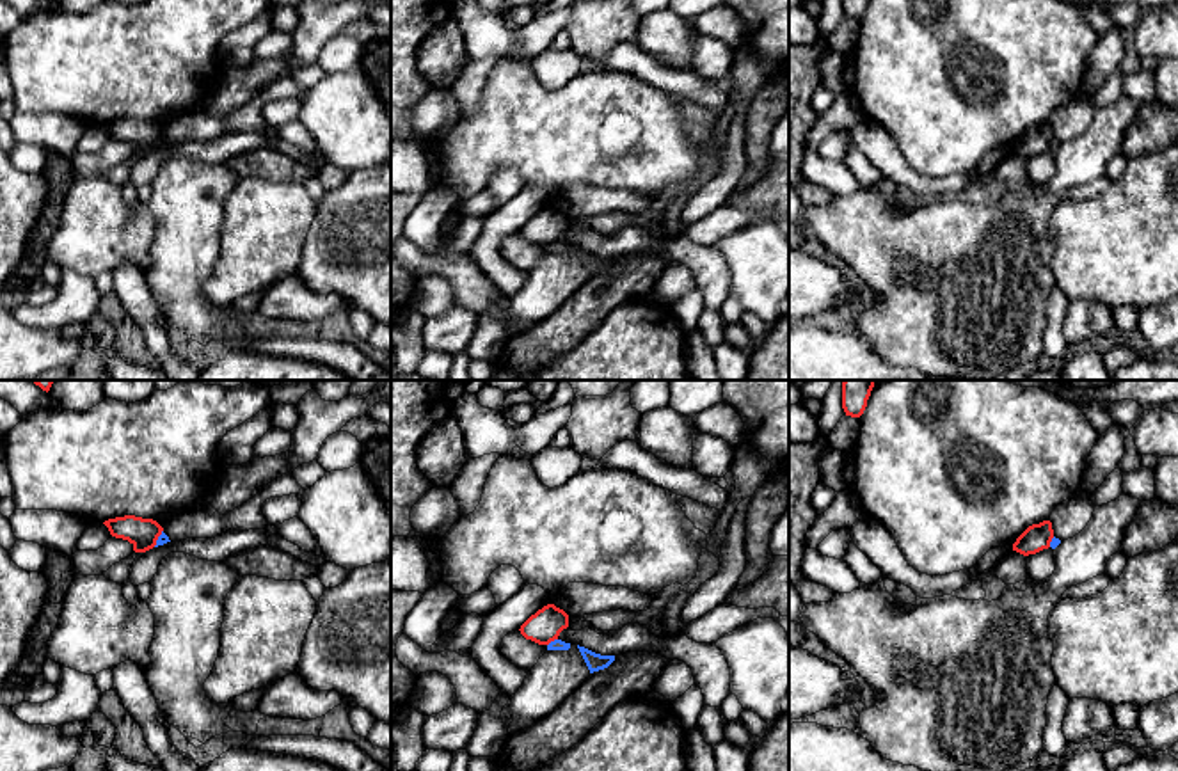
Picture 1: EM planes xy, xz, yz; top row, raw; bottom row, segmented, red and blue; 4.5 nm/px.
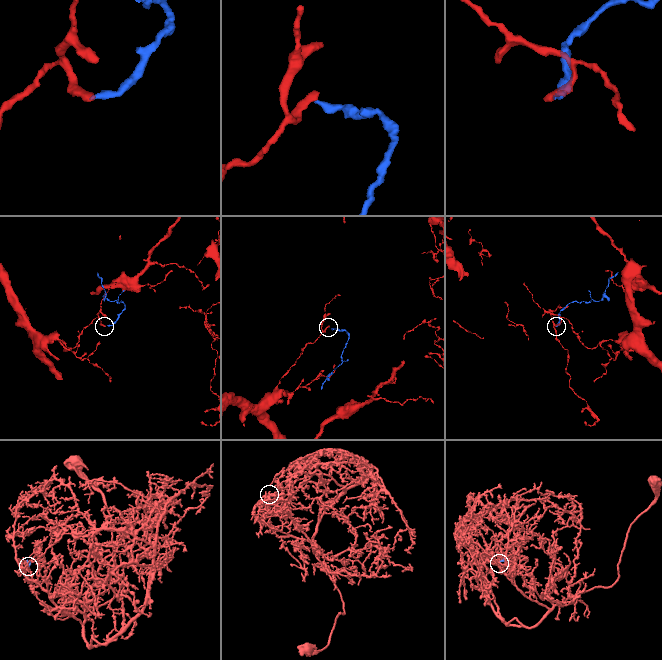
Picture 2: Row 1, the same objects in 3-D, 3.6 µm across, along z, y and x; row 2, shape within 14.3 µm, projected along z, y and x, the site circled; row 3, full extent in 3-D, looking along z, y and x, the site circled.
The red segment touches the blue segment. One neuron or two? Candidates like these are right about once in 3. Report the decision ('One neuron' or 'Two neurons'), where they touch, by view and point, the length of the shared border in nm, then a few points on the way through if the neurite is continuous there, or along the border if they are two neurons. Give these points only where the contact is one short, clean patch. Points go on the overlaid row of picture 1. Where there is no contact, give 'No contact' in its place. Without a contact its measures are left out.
Two neurons. Touches red at xz (551, 640). Shared border 60 nm. Boundary: xz (557, 638), (548, 645)

